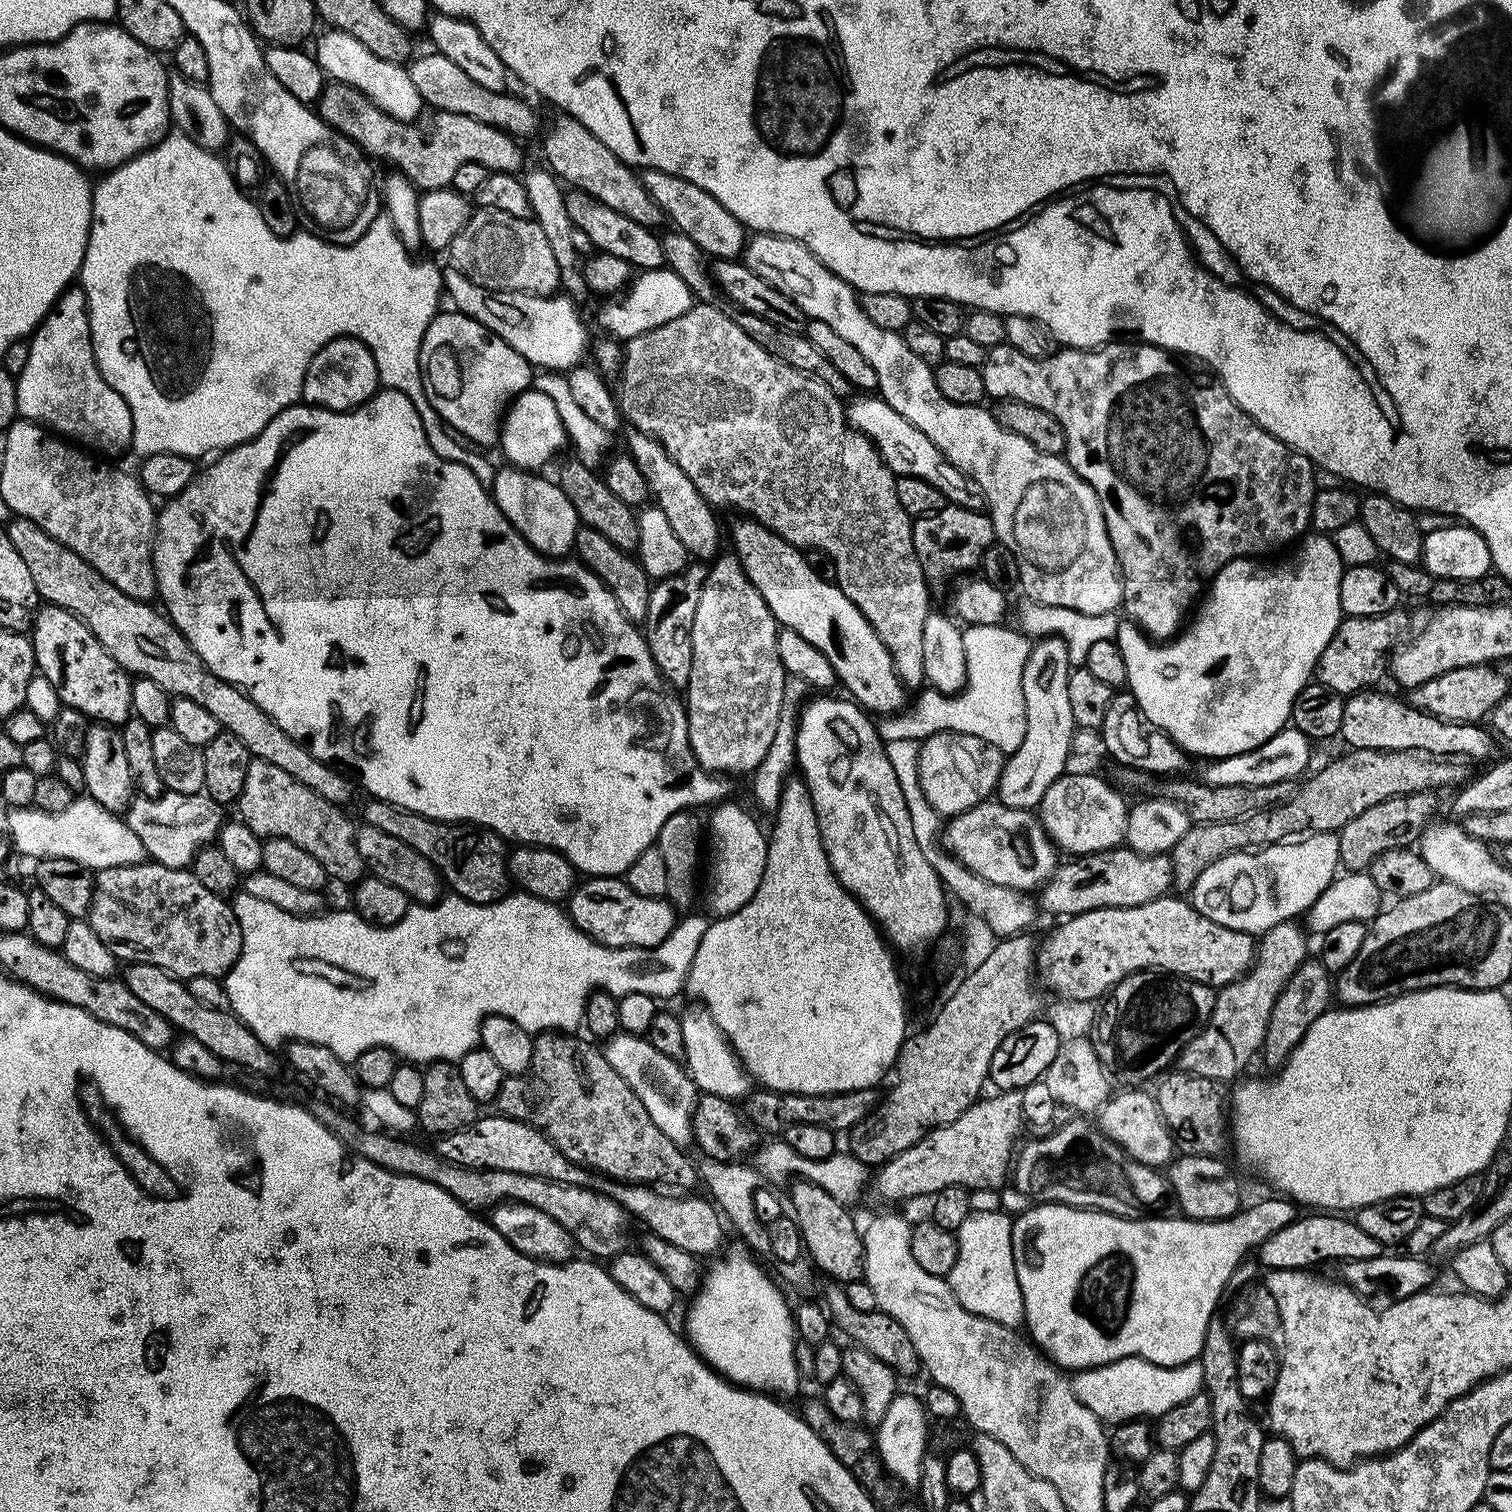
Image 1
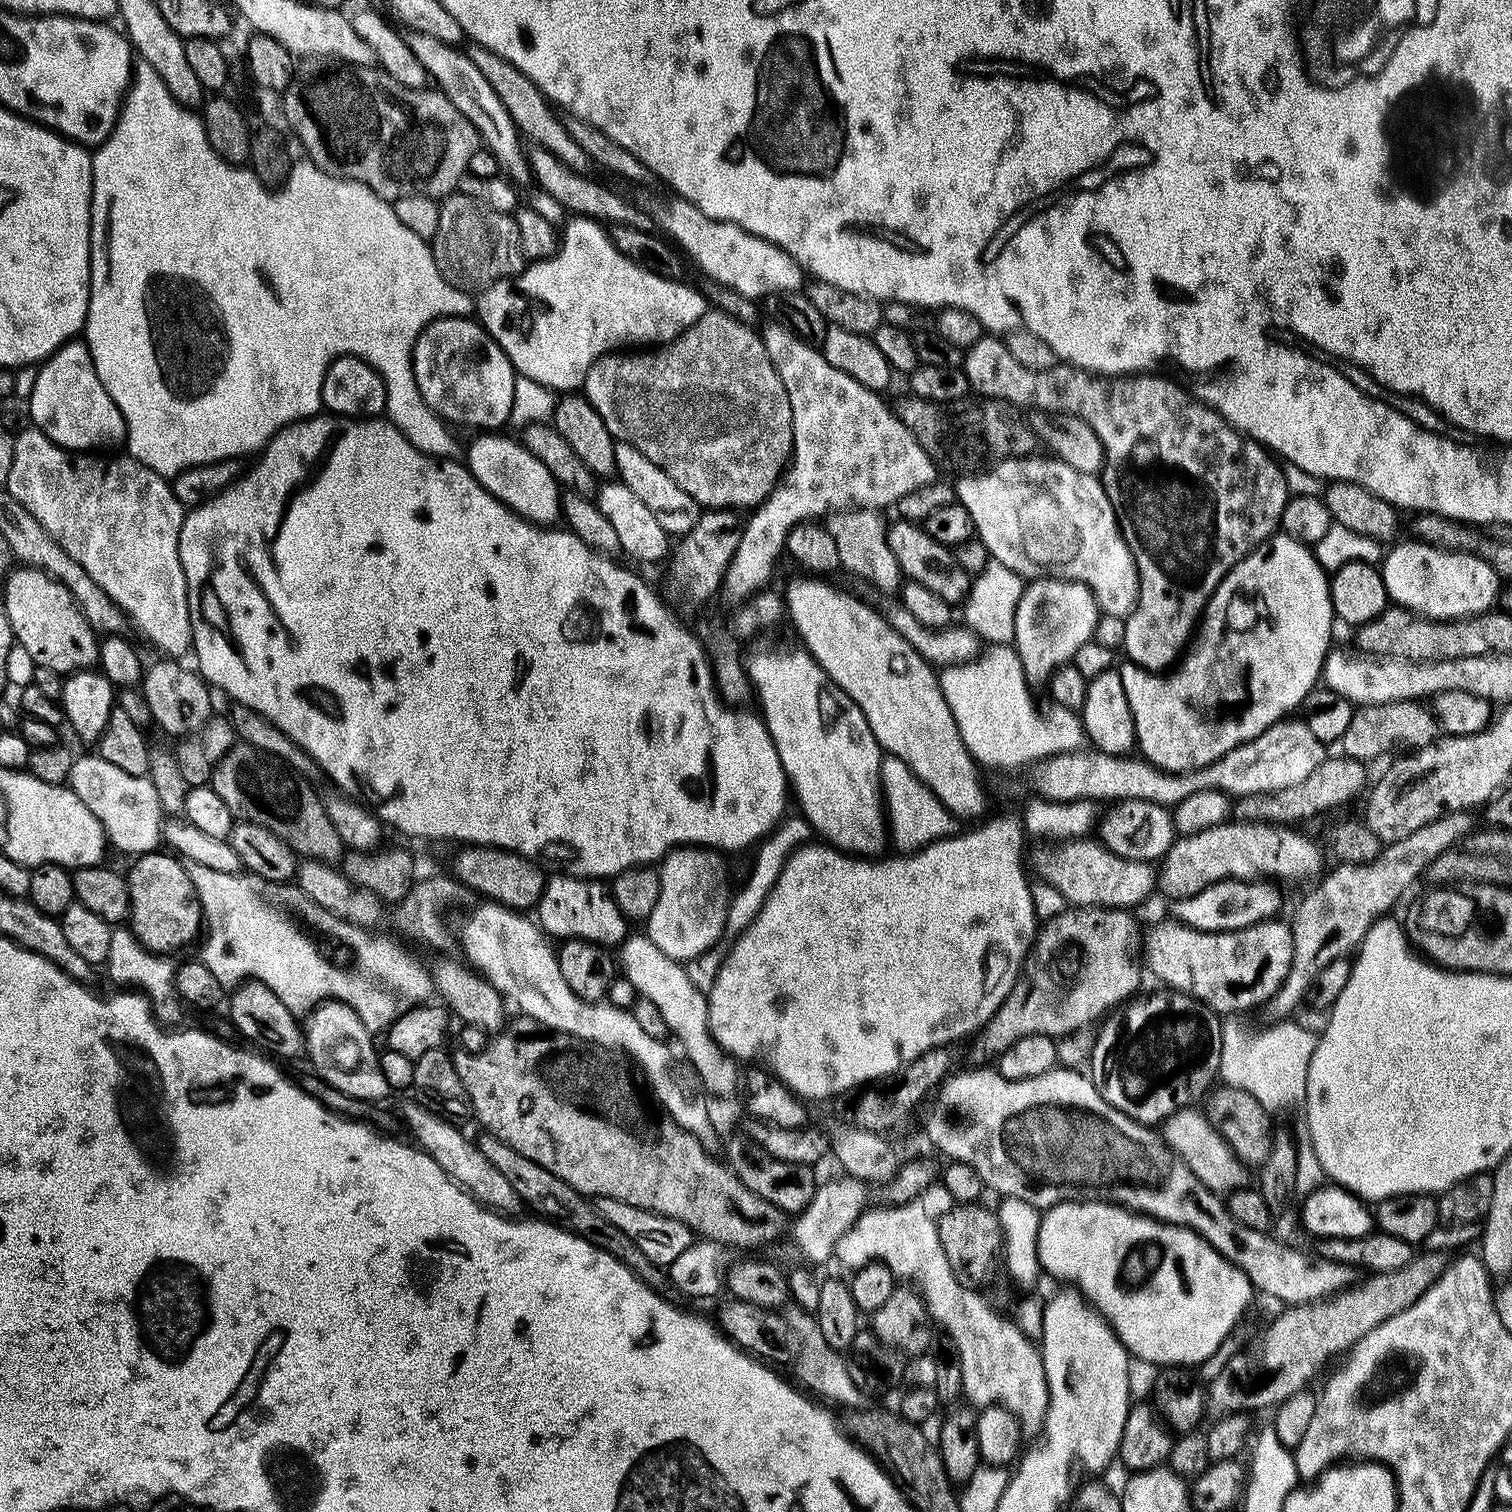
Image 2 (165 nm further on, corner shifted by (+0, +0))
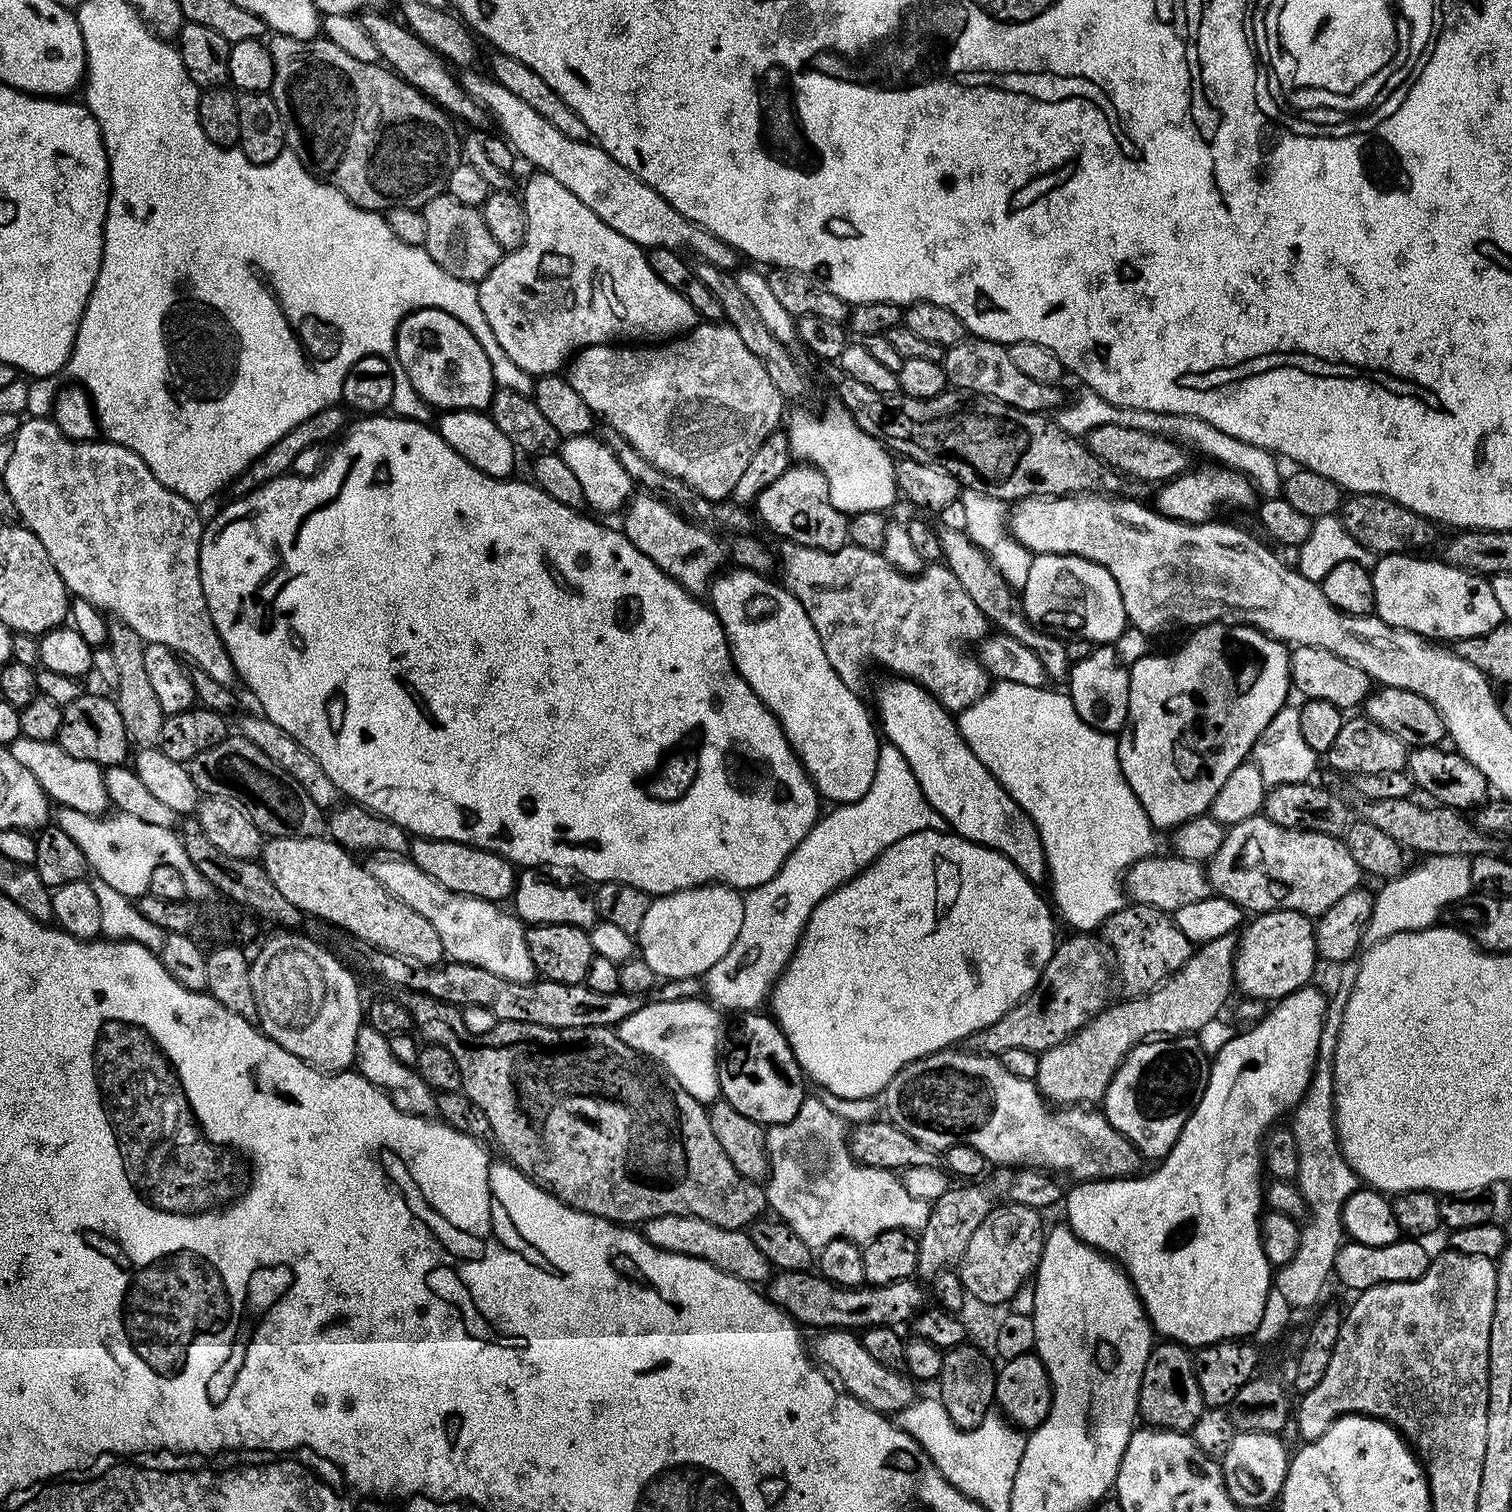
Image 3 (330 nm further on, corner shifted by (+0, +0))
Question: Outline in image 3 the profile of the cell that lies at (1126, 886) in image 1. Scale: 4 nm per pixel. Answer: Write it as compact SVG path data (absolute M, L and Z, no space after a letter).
M1263 814L1231 825L1225 831L1222 846L1218 846L1211 860L1207 861L1206 871L1213 893L1226 897L1248 914L1294 910L1304 916L1318 918L1323 912L1330 910L1334 902L1346 898L1346 894L1362 884L1358 862L1354 862L1354 854L1350 854L1341 837L1327 836L1321 832L1305 832L1298 828L1283 828Z

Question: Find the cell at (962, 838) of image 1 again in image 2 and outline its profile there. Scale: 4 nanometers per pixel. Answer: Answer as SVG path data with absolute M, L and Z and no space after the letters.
M1077 838L1074 840L1069 840L1067 842L1060 842L1057 843L1055 846L1044 846L1048 848L1036 848L1033 850L1031 849L1030 852L1030 868L1033 873L1036 871L1035 874L1039 879L1045 880L1047 884L1050 886L1054 886L1054 890L1058 890L1058 894L1062 894L1067 900L1069 905L1078 907L1078 908L1085 908L1086 906L1098 906L1099 908L1122 908L1125 910L1132 910L1135 909L1135 904L1140 904L1143 902L1144 899L1147 898L1151 892L1155 893L1157 891L1156 887L1156 873L1157 869L1153 867L1153 865L1149 862L1138 862L1137 860L1131 860L1130 858L1122 858L1118 854L1114 854L1105 844L1101 844L1099 839L1096 838Z

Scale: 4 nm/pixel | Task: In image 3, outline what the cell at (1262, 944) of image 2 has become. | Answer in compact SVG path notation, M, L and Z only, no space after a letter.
M1278 910L1253 915L1243 925L1236 941L1232 974L1235 987L1239 991L1241 988L1245 997L1261 1002L1275 1002L1305 987L1311 981L1308 979L1316 972L1316 964L1318 953L1313 917L1294 910Z

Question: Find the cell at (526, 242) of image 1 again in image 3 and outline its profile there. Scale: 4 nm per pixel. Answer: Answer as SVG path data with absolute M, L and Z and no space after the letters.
M441 194L430 198L422 209L426 218L426 242L423 247L446 270L446 274L454 274L459 280L471 280L479 282L494 270L499 262L502 249L494 237L490 235L490 229L482 218L480 208L471 208L462 202L455 200L453 196Z

